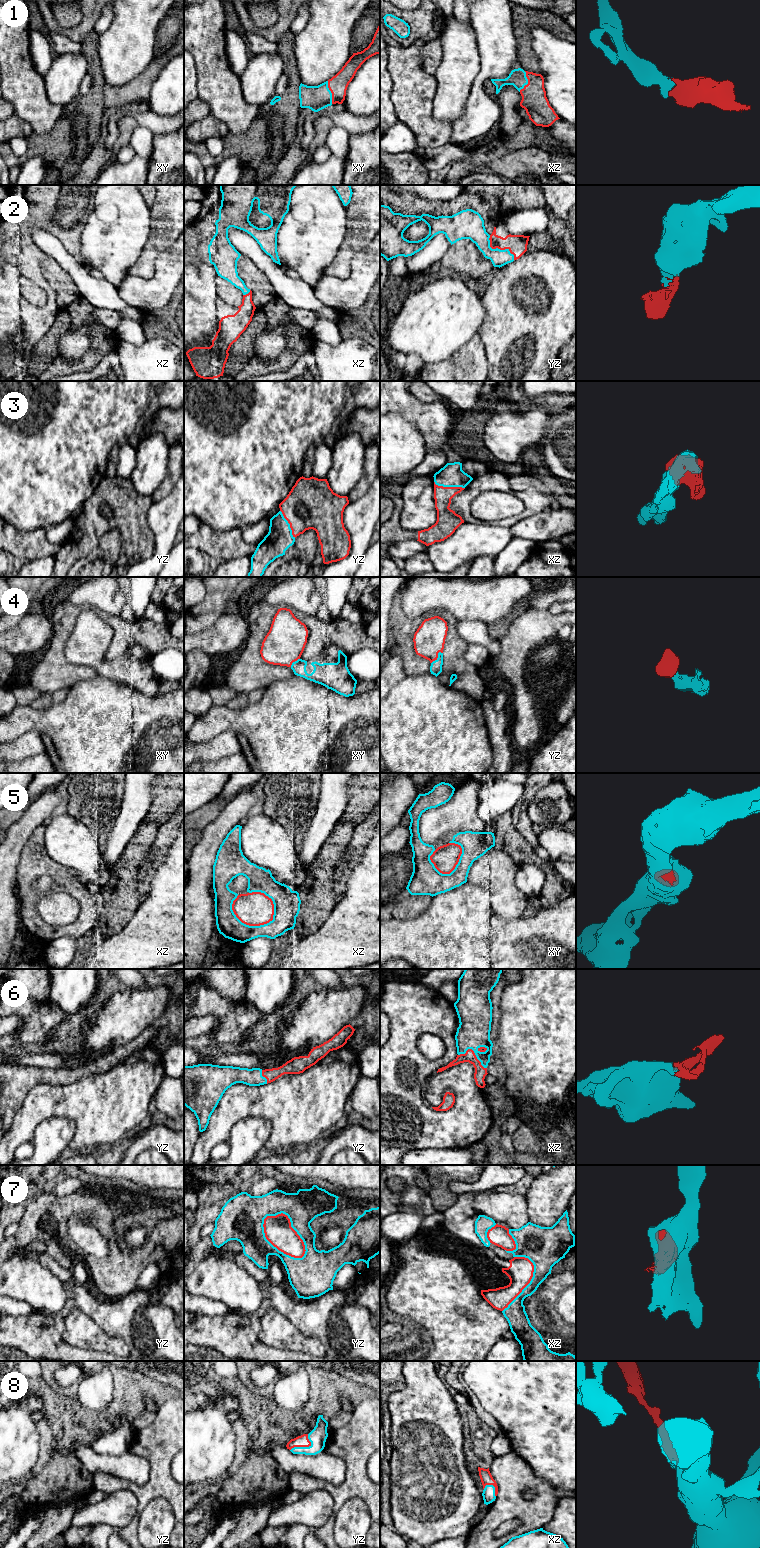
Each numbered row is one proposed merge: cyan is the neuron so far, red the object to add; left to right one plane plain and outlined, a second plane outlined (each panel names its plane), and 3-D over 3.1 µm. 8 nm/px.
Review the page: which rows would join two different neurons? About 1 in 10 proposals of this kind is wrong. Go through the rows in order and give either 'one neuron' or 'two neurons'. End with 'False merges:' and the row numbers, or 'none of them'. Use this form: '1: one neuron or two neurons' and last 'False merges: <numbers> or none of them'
1: one neuron
2: one neuron
3: one neuron
4: one neuron
5: two neurons
6: one neuron
7: two neurons
8: one neuron
False merges: 5, 7

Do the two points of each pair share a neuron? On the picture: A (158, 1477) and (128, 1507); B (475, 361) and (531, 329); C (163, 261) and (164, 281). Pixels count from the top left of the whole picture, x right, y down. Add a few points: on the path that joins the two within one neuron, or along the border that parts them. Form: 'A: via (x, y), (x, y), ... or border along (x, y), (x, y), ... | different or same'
A: border along (137, 1496), (137, 1513), (130, 1521) | different
B: border along (478, 334), (486, 353), (488, 370) | different
C: via (164, 266), (164, 276) | same

